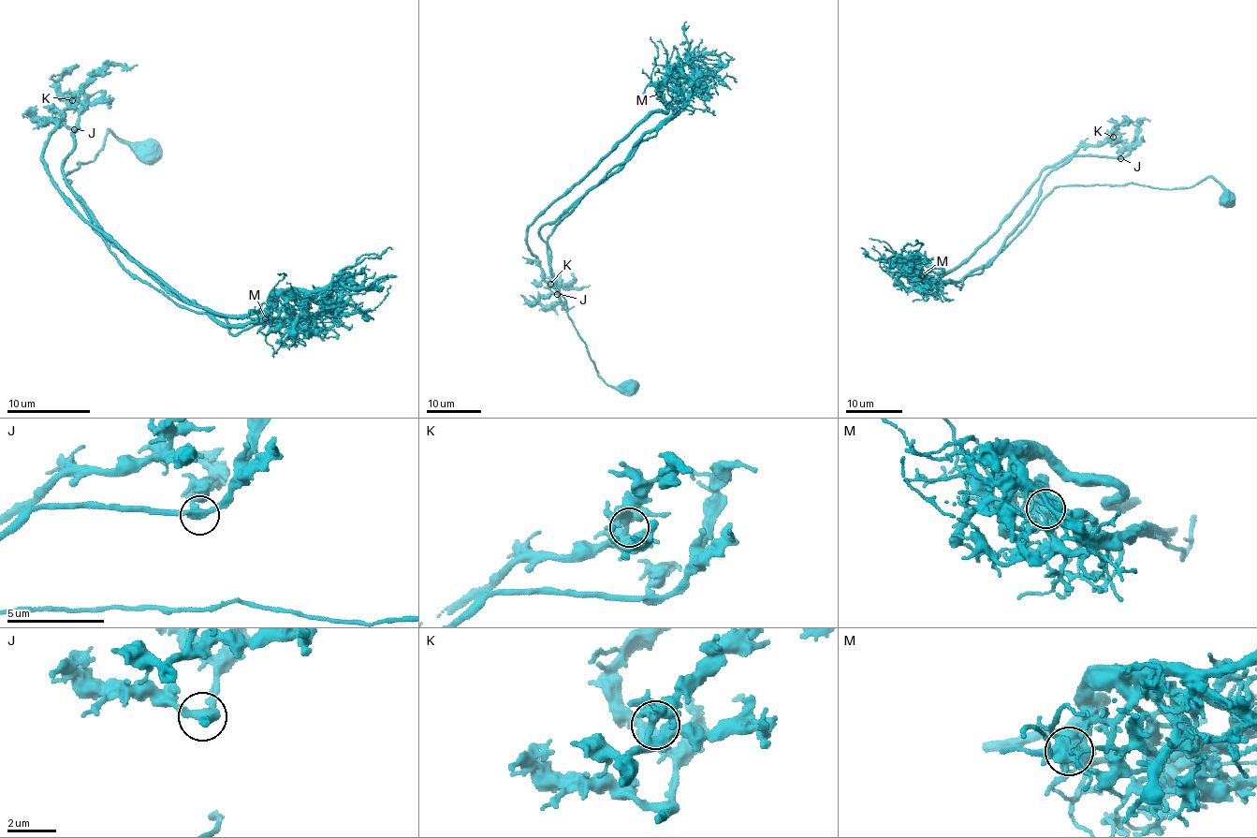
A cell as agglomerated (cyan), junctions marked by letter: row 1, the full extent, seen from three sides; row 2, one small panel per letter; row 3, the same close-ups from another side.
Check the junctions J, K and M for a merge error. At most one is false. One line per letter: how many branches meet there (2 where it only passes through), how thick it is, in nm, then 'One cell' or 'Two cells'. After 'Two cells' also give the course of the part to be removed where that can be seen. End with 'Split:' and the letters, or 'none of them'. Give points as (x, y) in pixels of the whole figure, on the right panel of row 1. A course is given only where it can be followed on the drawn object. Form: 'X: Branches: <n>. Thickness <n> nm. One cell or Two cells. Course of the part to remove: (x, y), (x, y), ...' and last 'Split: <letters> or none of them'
J: Branches: 3. Thickness 320 nm. One cell
K: Branches: 4. Thickness 360 nm. One cell
M: Branches: 7. Thickness 550 nm. Two cells. Course of the part to remove: (921, 274), (911, 262), (940, 273), (969, 260), (1045, 169), (1102, 145), (1128, 122)
Split: M

